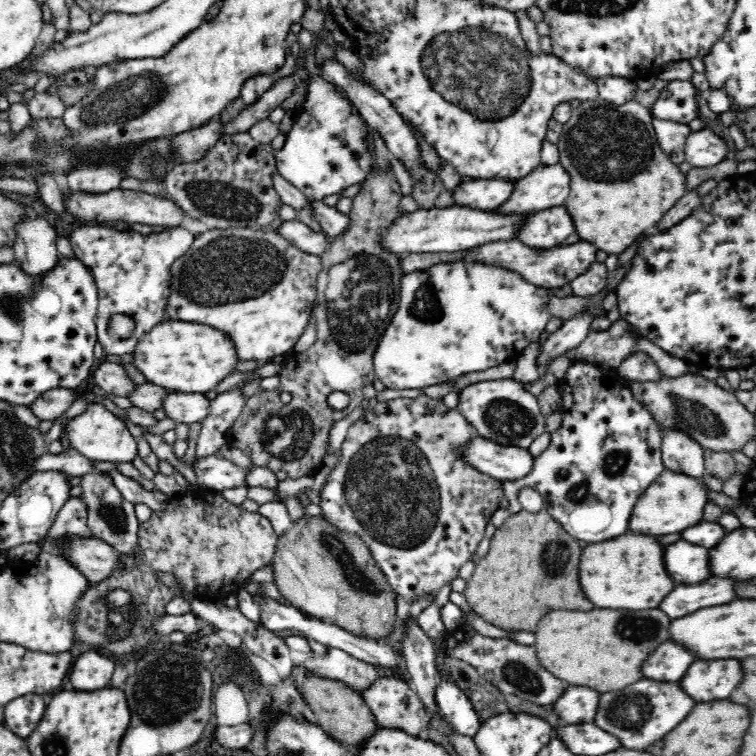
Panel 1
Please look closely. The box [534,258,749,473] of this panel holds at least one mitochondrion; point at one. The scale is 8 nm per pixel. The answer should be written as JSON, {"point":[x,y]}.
{"point":[697,416]}

